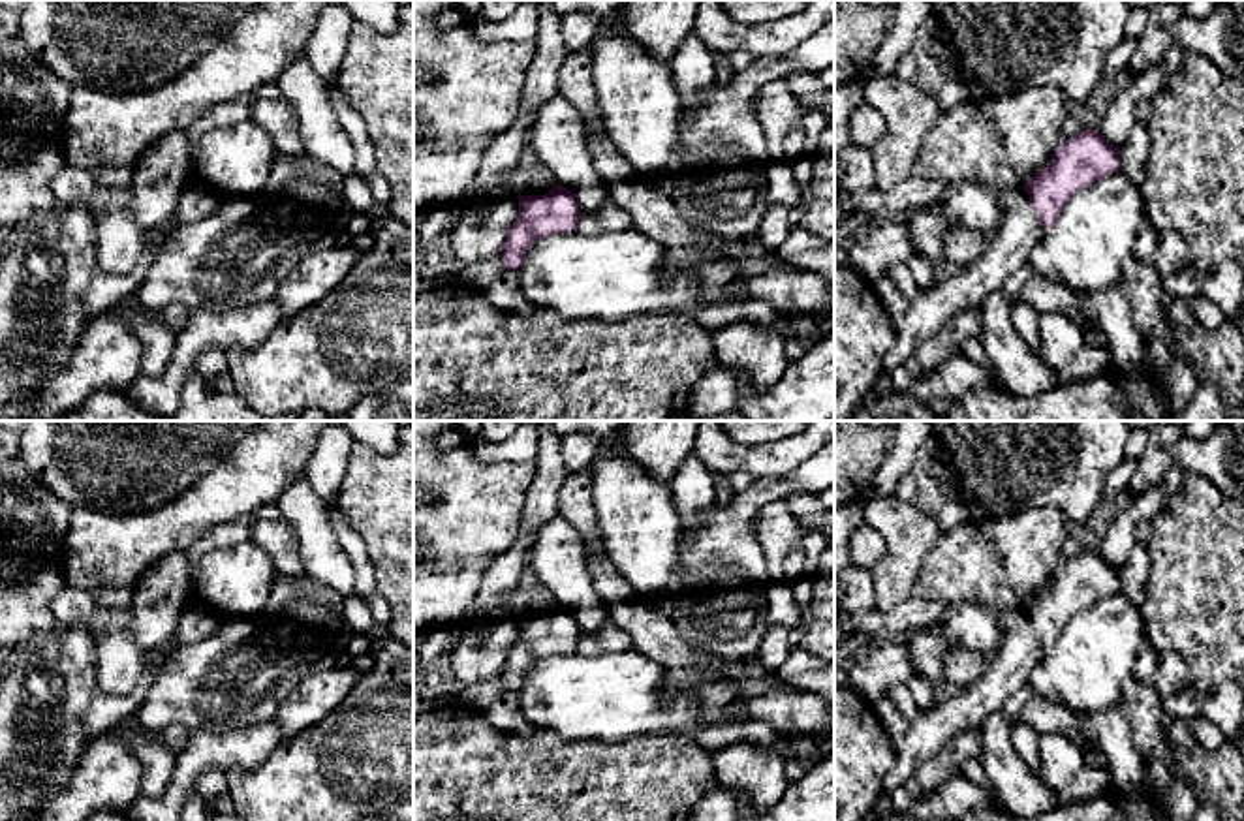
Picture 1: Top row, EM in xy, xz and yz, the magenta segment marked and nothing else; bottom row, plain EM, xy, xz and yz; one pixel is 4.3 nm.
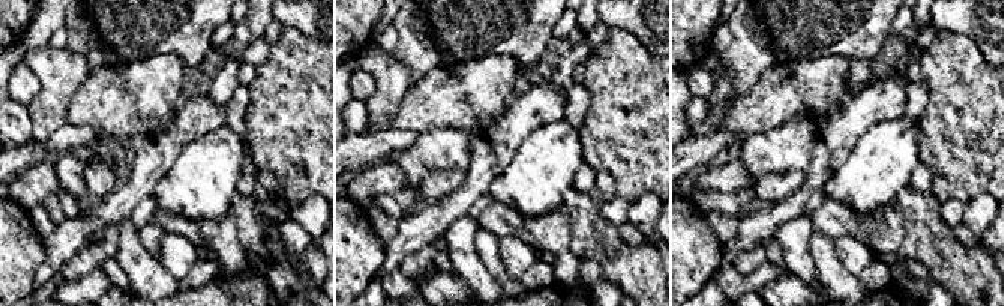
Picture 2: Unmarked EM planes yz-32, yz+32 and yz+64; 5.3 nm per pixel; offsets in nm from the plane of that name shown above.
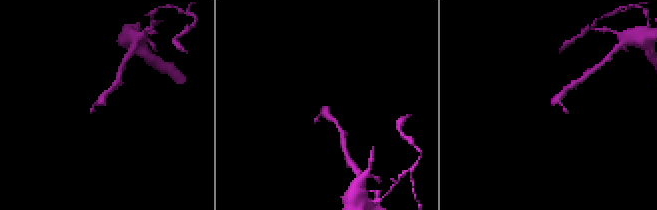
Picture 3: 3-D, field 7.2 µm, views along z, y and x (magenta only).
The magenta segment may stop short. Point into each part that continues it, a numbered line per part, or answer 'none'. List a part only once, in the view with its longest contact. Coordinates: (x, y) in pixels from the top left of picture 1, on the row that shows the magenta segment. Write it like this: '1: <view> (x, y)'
1: yz (1021, 230)

